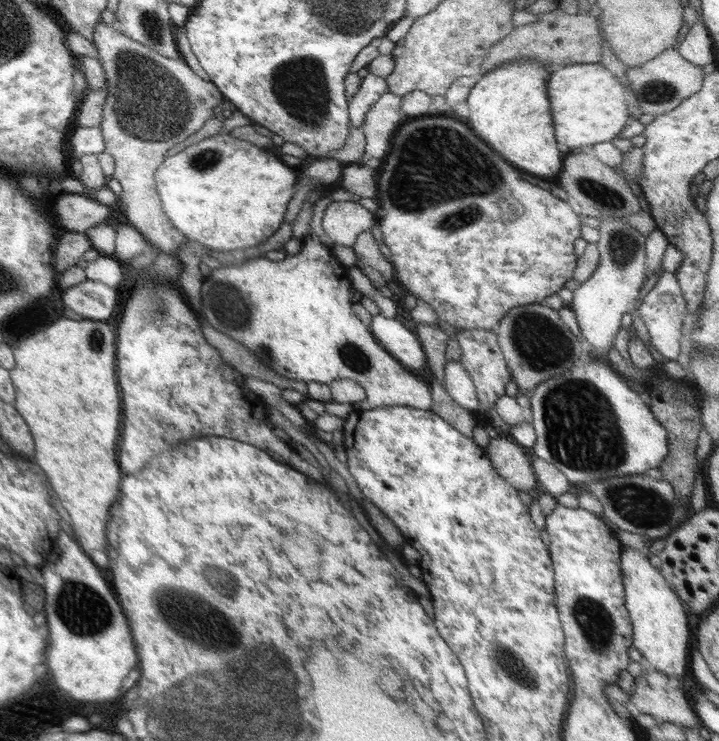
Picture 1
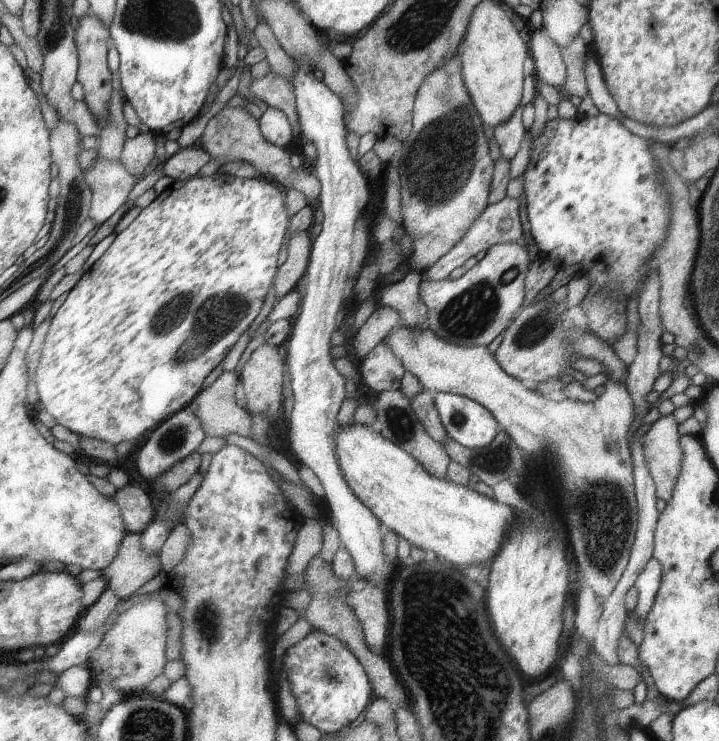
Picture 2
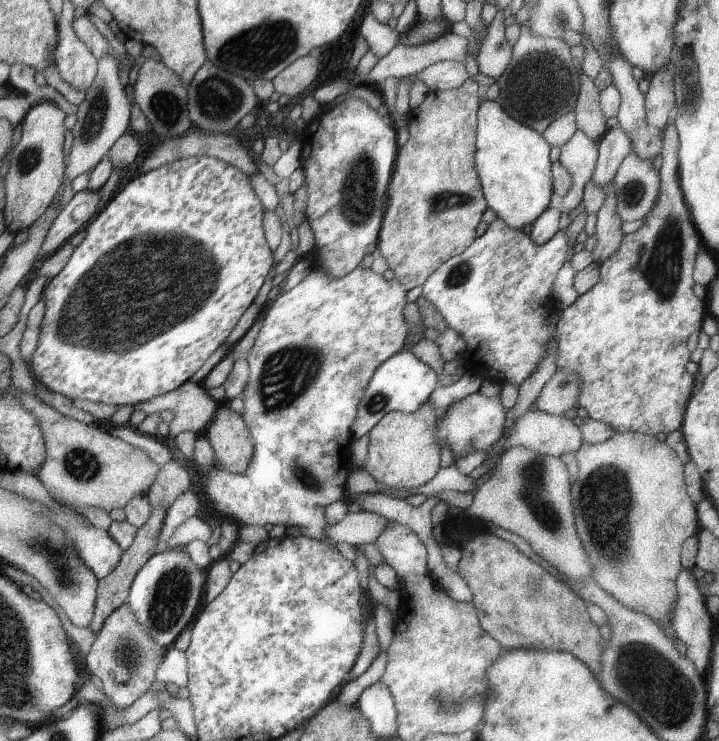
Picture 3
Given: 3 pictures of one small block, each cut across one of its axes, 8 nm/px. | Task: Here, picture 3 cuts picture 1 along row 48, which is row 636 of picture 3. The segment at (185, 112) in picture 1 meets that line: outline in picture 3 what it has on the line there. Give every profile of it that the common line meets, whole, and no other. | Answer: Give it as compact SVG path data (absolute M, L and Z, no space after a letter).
M125 603L109 616L101 632L96 634L91 650L85 658L86 668L89 674L102 680L103 689L111 702L122 709L148 690L154 681L155 669L166 651L166 648L161 648L161 645L146 633L129 608L129 603Z

